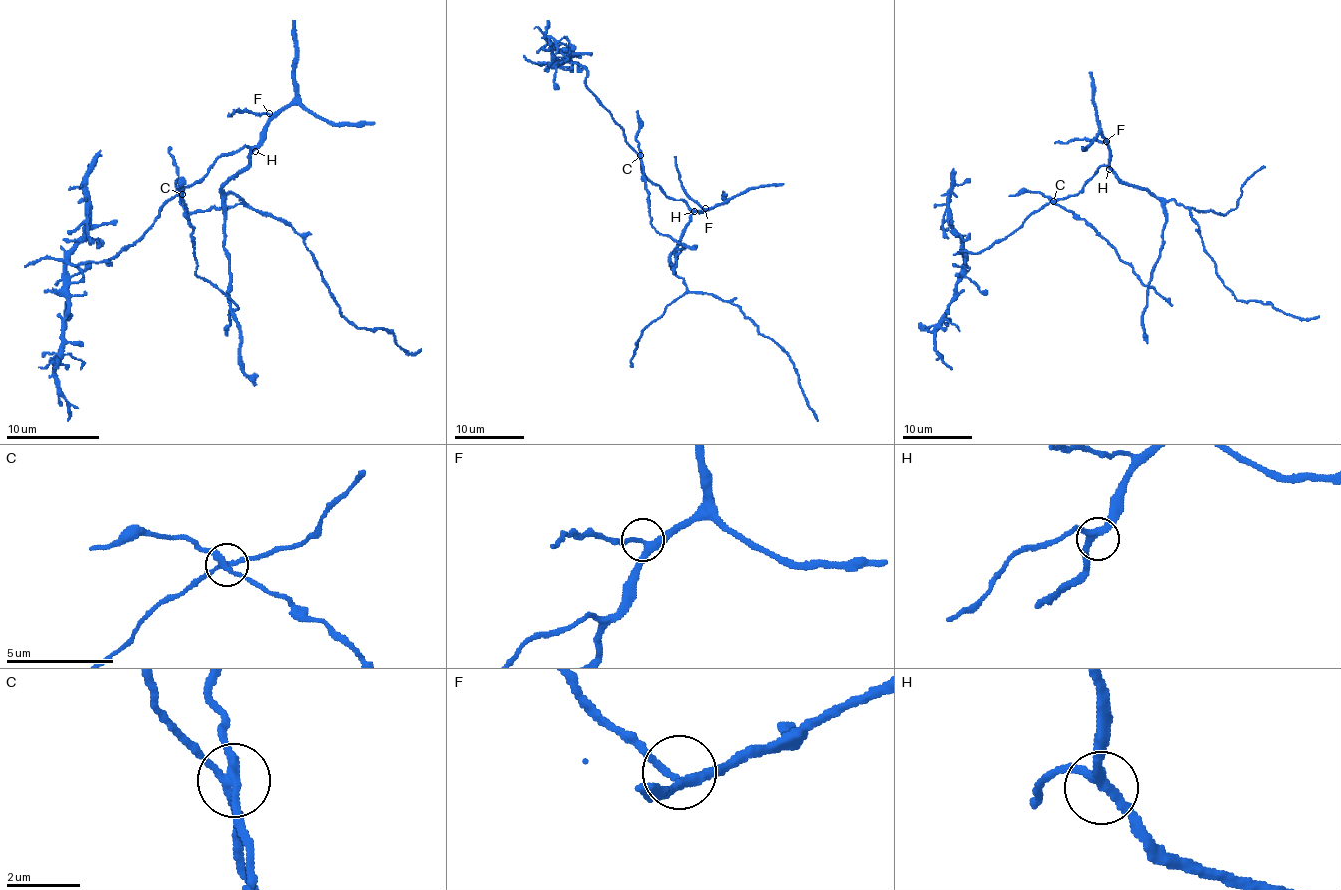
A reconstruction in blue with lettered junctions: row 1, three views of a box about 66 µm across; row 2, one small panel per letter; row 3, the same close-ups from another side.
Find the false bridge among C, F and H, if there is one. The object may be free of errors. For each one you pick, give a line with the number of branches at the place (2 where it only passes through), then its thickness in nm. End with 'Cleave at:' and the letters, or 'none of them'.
C: 4 | 260 nm
Cleave at: C

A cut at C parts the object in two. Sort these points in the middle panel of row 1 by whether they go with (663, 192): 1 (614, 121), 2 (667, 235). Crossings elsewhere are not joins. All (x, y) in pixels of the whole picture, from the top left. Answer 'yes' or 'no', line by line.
1: yes
2: no

